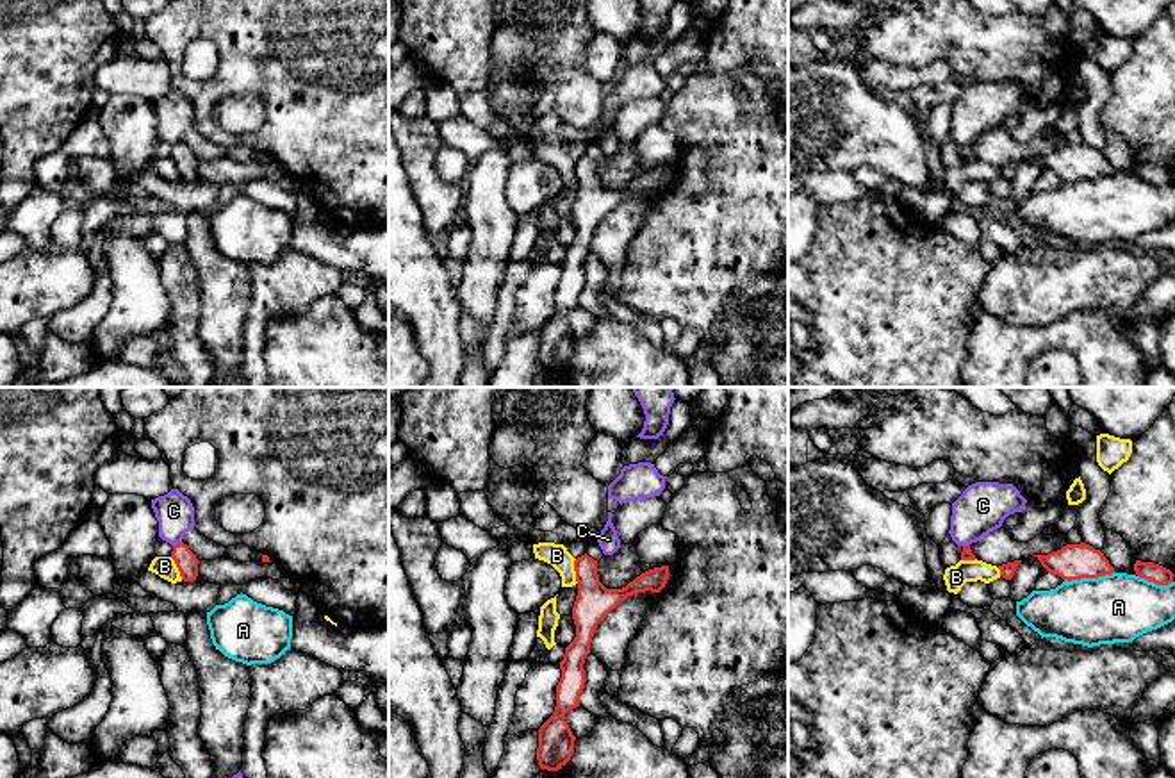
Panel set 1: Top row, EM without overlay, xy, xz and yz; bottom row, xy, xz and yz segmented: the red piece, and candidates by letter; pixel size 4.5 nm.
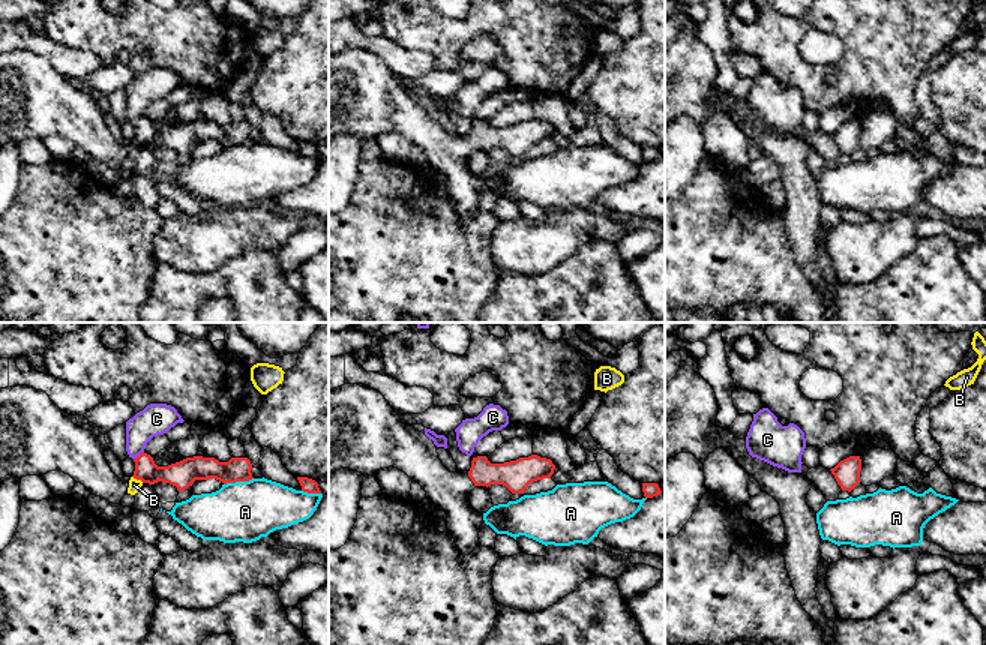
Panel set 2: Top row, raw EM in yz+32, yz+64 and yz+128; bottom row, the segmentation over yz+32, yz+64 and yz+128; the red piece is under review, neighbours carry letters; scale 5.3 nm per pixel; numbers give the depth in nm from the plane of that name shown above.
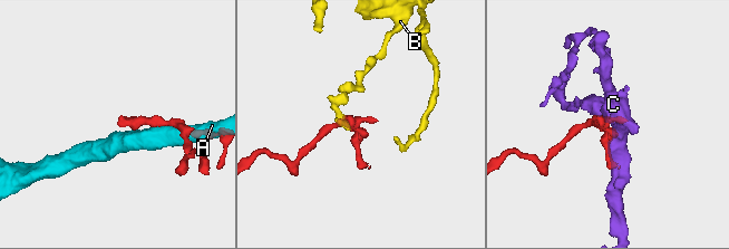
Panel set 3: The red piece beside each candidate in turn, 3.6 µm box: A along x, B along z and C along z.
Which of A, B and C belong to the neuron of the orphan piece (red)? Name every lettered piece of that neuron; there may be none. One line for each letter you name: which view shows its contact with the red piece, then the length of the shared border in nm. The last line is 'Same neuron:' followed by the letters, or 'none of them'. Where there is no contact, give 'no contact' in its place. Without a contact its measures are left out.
Same neuron: none of them

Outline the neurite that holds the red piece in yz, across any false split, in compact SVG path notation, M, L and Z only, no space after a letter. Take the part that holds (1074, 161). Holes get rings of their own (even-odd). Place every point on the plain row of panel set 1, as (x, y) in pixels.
M1081 143L1066 145L1048 155L1032 155L1041 166L1063 180L1098 178L1116 173L1100 150Z

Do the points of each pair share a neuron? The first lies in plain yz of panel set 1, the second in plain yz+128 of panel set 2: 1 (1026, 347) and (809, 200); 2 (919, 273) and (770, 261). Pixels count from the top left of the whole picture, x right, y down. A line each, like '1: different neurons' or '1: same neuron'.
1: different neurons
2: same neuron

